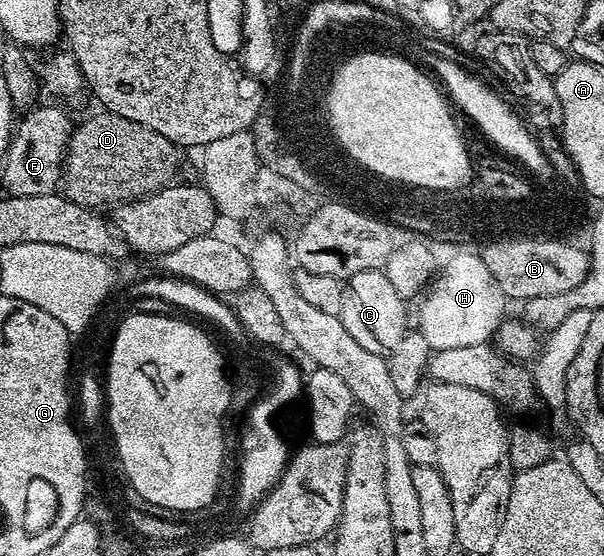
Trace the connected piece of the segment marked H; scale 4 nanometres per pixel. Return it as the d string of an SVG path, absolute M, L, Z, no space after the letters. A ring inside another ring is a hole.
M477 252L457 254L453 259L450 257L444 263L437 289L425 292L419 305L419 333L427 339L429 349L433 352L489 342L497 334L507 314L505 293Z

